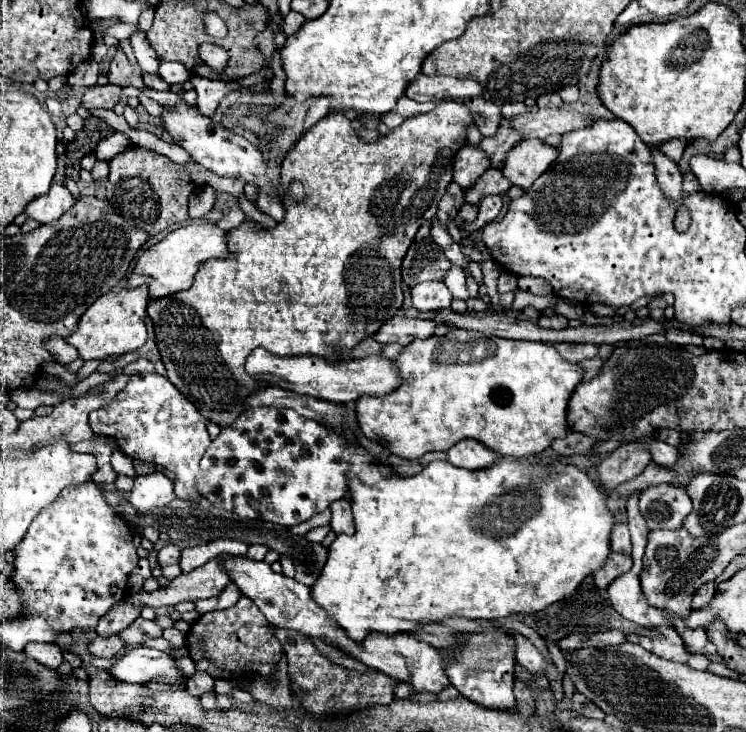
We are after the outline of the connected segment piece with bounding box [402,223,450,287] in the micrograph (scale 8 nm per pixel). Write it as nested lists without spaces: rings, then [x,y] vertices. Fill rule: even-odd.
[[[430,223],[418,229],[414,243],[410,245],[402,261],[402,279],[408,287],[414,287],[428,279],[444,279],[444,273],[450,269],[450,261],[444,257],[442,249],[434,245],[430,237]]]

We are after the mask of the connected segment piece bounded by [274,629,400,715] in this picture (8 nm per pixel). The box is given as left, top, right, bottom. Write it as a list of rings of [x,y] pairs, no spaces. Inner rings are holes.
[[[274,629],[274,635],[284,647],[288,657],[288,673],[290,673],[290,689],[300,697],[302,707],[316,715],[334,715],[346,713],[346,709],[366,709],[372,705],[388,705],[394,699],[394,689],[400,683],[398,679],[382,673],[382,671],[354,671],[342,665],[334,665],[326,659],[312,643],[310,637],[298,633],[294,629]]]

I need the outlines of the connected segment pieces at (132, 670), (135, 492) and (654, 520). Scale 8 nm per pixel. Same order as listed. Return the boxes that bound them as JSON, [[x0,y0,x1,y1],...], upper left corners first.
[[110,647,186,683],[128,471,176,513],[640,483,692,531]]

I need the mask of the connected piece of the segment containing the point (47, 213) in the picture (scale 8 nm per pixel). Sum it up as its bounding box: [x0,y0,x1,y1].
[24,183,76,223]

